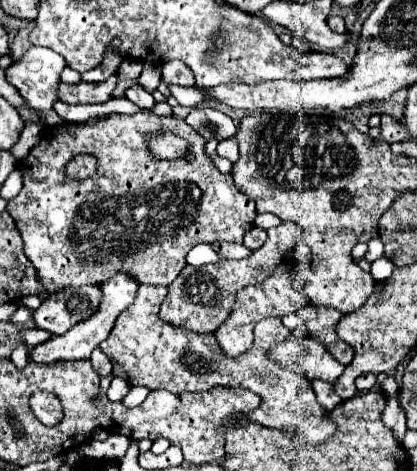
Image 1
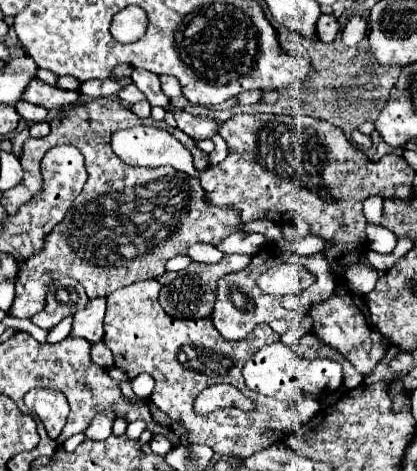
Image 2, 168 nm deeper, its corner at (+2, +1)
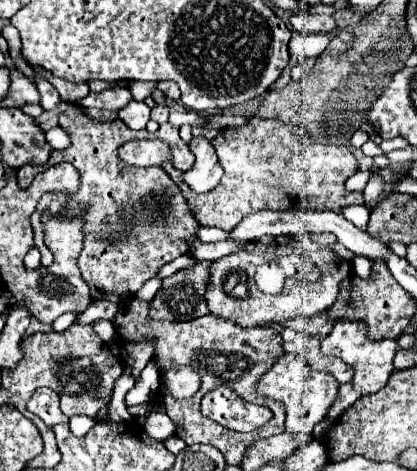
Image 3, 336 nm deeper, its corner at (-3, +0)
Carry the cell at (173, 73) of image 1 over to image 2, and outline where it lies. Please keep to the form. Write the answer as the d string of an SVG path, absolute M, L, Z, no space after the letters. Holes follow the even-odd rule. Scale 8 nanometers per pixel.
M160 75L160 83L162 83L162 91L164 91L170 99L182 95L180 81L176 81L176 77L172 77L172 75Z

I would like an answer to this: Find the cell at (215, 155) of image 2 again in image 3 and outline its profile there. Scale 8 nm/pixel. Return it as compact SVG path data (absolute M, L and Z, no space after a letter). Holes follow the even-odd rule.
M193 136L193 140L187 146L195 156L195 164L187 172L183 172L181 180L187 182L187 186L195 192L213 190L219 184L223 170L217 164L217 156L211 142L203 136Z

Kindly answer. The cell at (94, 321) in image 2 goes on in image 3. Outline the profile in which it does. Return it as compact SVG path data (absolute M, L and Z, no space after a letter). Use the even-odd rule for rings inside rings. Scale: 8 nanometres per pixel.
M97 320L97 322L93 324L93 328L95 328L95 332L101 336L103 342L113 342L115 336L117 336L115 326L113 326L111 322L107 322L107 320Z

